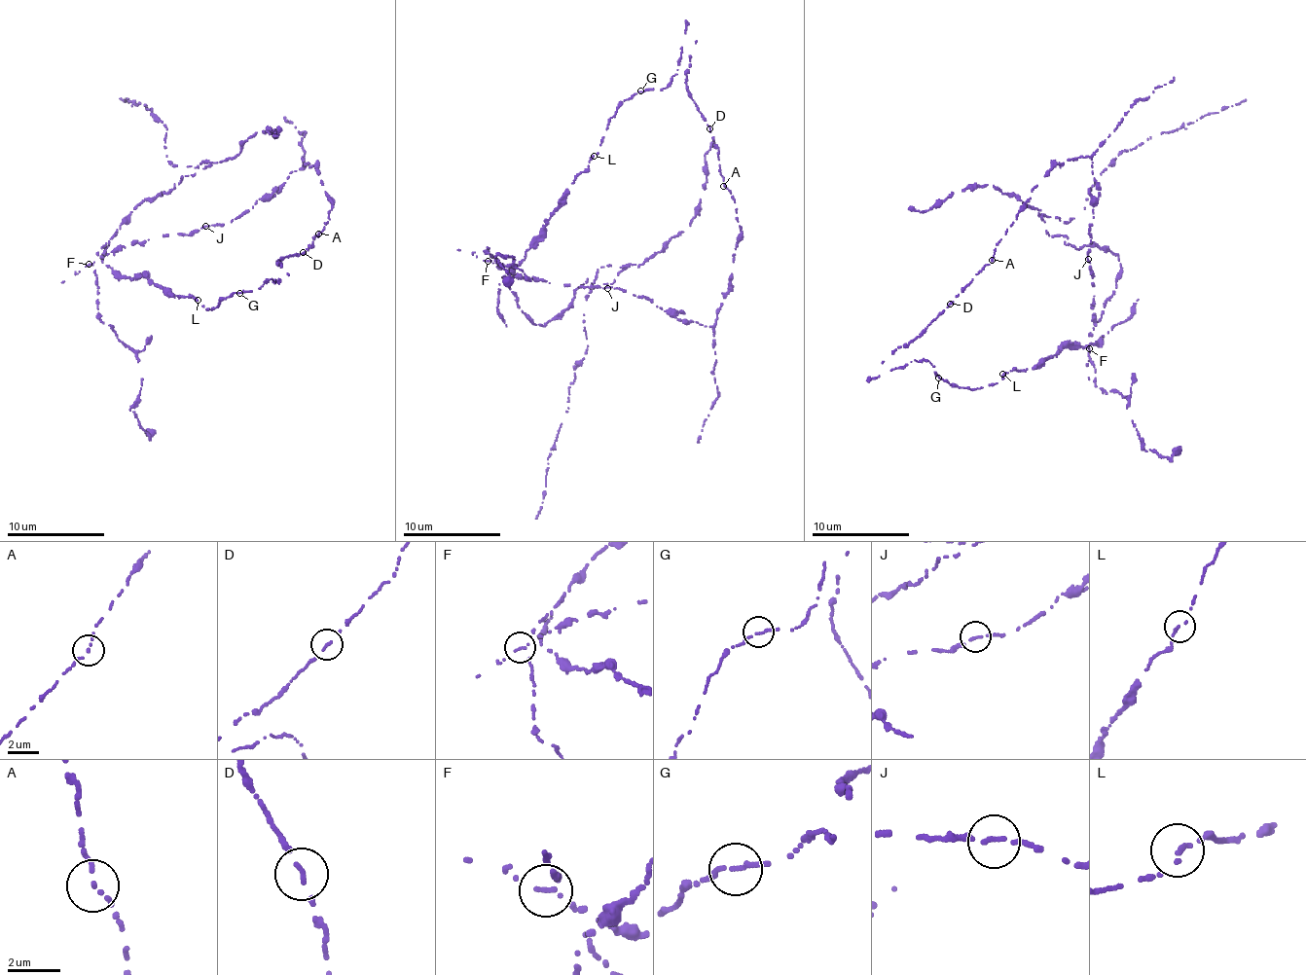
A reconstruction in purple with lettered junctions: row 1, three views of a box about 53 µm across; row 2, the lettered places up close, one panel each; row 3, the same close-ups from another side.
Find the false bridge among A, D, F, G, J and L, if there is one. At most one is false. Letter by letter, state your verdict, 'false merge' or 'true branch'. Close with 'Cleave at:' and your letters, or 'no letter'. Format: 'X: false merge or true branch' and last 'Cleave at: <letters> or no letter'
A: true branch
D: true branch
F: false merge
G: true branch
J: true branch
L: true branch
Cleave at: F

